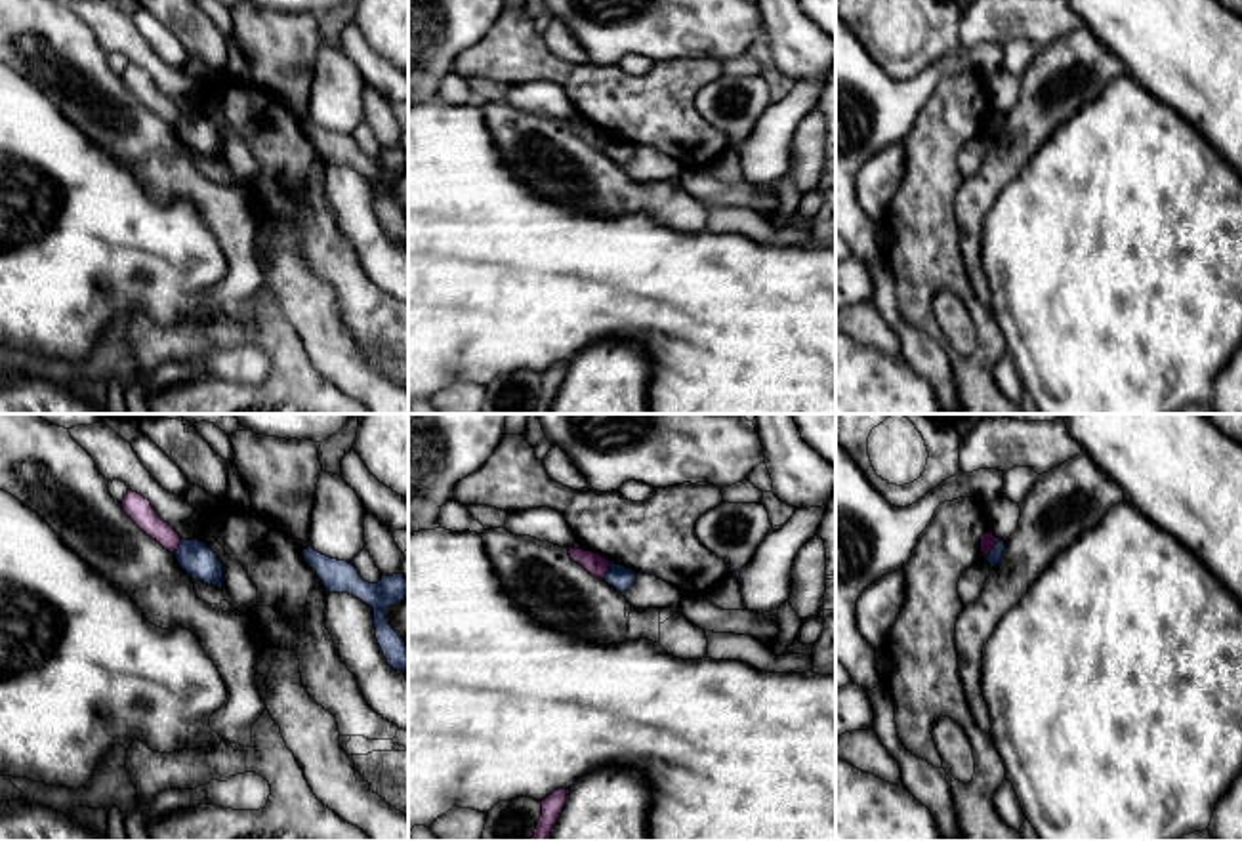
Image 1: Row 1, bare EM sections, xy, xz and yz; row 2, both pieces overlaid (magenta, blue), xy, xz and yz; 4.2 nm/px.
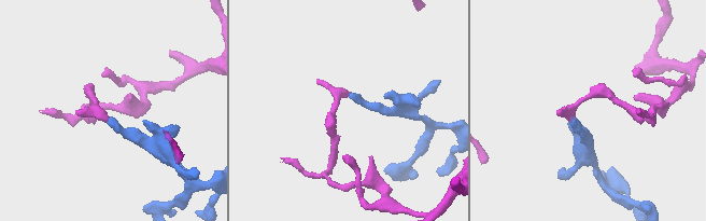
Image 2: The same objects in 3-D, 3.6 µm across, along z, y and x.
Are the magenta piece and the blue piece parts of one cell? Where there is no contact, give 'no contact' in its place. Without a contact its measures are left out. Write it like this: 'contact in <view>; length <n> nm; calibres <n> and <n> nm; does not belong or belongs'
contact in yz; length 110 nm; calibres 70 and 60 nm; does not belong

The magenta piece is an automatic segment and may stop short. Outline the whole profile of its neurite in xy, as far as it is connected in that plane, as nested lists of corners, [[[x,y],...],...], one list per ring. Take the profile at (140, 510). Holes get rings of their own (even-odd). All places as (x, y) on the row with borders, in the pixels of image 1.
[[[128,490],[124,500],[120,502],[124,513],[153,540],[156,540],[164,549],[176,553],[179,549],[181,538],[179,534],[164,523],[151,502],[141,494]]]

